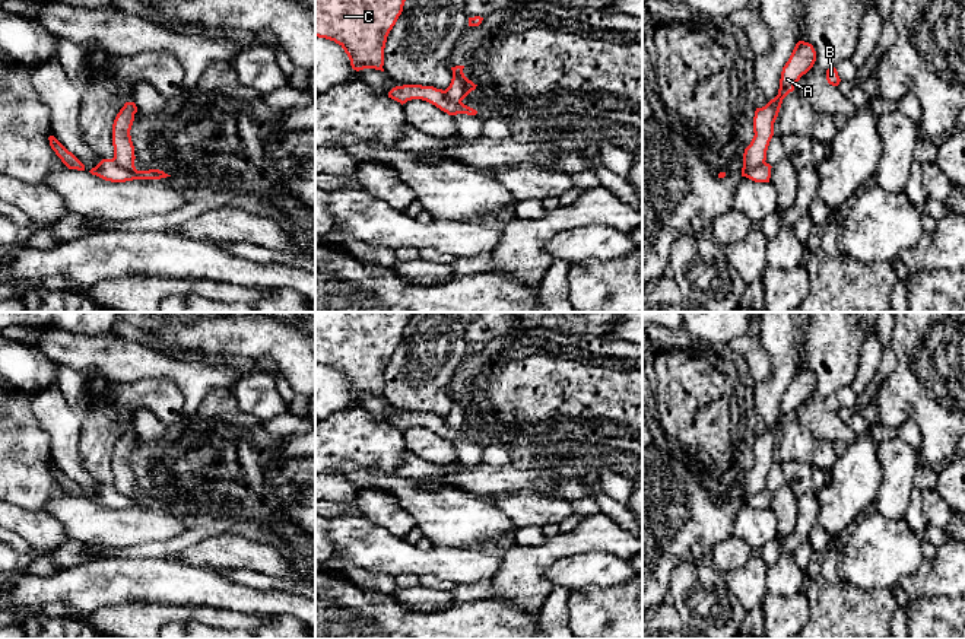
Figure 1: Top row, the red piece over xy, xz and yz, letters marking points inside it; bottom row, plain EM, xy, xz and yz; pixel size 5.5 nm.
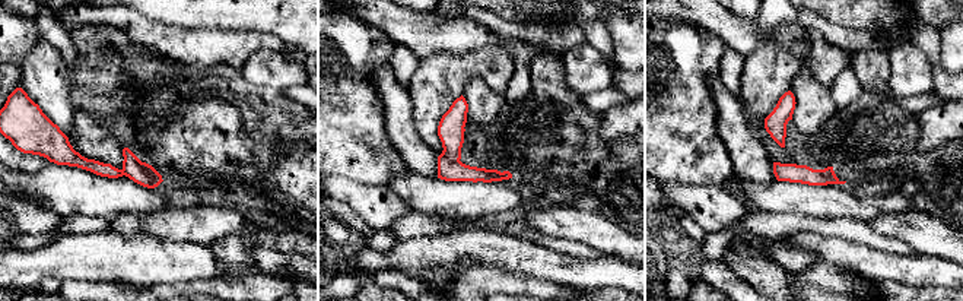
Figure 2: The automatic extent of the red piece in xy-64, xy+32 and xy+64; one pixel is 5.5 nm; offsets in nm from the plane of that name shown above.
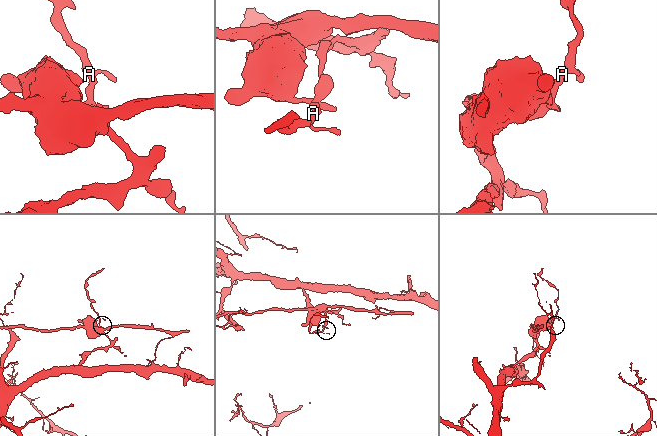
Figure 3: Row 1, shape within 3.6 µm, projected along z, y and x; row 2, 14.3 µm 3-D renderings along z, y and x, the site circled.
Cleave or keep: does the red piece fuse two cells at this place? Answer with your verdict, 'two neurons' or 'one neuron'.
two neurons

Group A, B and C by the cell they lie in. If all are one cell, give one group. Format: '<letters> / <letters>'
A B / C

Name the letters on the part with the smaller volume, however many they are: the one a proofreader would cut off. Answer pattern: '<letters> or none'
C

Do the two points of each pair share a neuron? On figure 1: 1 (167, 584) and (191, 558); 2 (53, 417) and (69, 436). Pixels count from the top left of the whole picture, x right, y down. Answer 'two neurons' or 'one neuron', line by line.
1: two neurons
2: one neuron

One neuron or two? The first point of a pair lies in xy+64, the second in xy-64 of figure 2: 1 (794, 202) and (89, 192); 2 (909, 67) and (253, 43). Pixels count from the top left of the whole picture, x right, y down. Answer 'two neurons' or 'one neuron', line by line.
1: one neuron
2: two neurons

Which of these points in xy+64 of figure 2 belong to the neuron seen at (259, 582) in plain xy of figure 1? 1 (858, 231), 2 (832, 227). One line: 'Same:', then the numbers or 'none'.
Same: 1, 2

